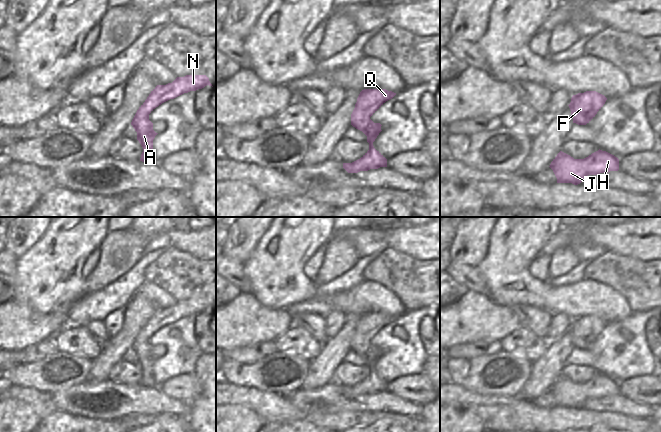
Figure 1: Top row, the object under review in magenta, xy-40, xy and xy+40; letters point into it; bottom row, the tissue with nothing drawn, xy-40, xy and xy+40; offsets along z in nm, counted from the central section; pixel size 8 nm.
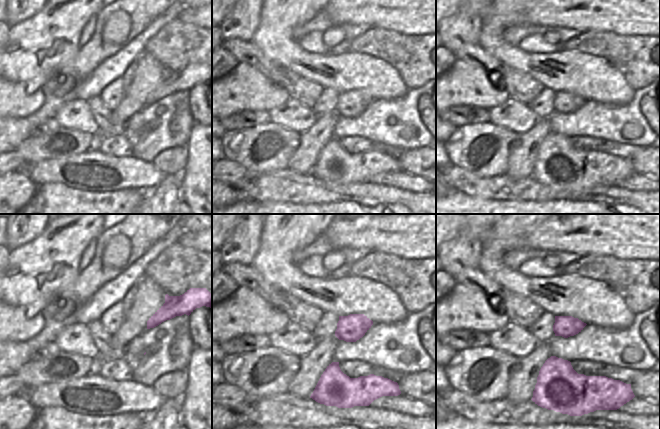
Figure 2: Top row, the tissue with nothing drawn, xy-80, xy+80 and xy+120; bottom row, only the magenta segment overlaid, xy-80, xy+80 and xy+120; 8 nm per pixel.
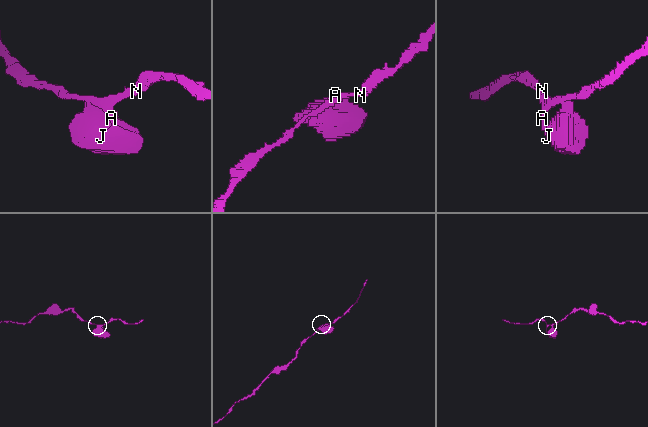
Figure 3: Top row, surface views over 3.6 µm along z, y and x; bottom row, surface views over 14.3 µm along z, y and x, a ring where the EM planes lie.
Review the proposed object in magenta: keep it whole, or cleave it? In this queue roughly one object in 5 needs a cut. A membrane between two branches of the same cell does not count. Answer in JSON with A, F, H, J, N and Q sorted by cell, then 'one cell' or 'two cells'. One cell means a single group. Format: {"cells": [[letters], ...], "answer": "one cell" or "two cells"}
{"cells": [["A", "F", "H", "J", "N", "Q"]], "answer": "one cell"}

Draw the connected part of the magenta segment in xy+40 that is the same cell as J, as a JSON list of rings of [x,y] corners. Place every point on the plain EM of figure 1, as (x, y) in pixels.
[[[600,373],[584,383],[574,383],[560,375],[549,391],[553,394],[557,407],[578,409],[588,399],[618,395],[619,383]]]

